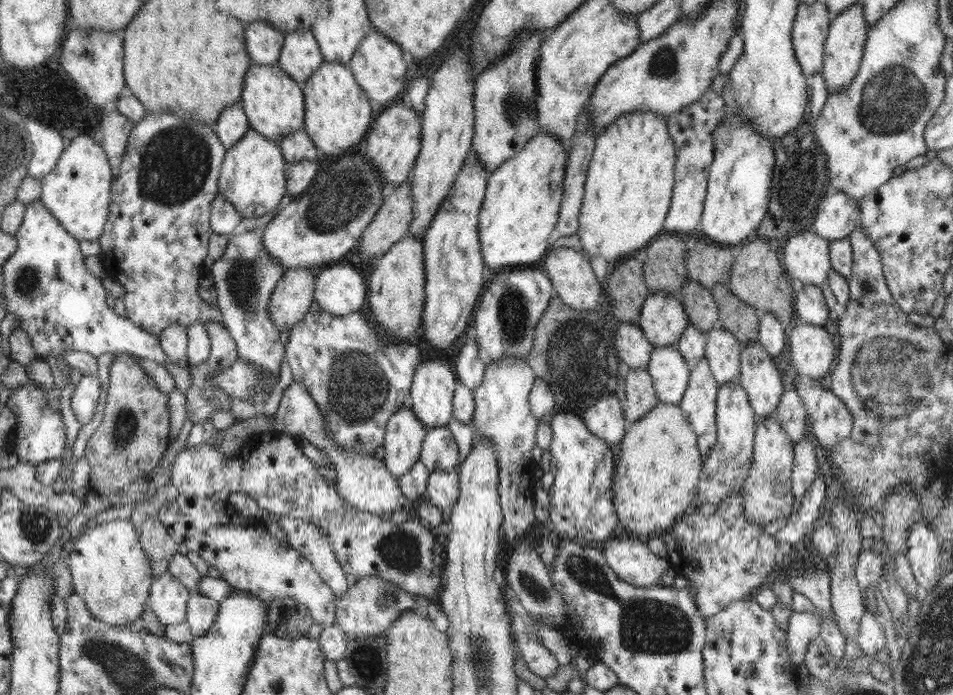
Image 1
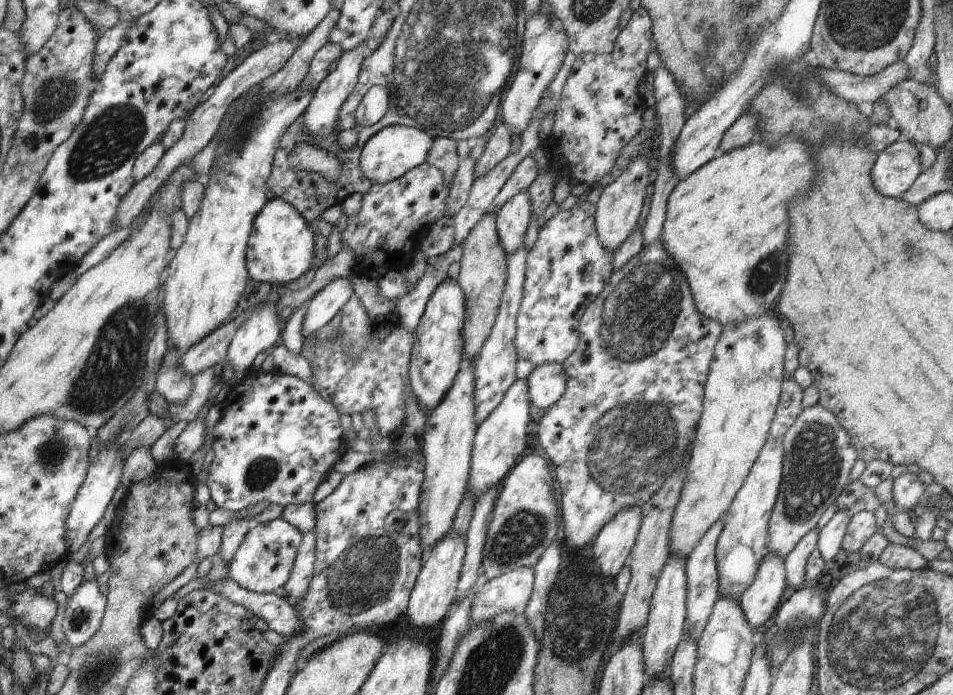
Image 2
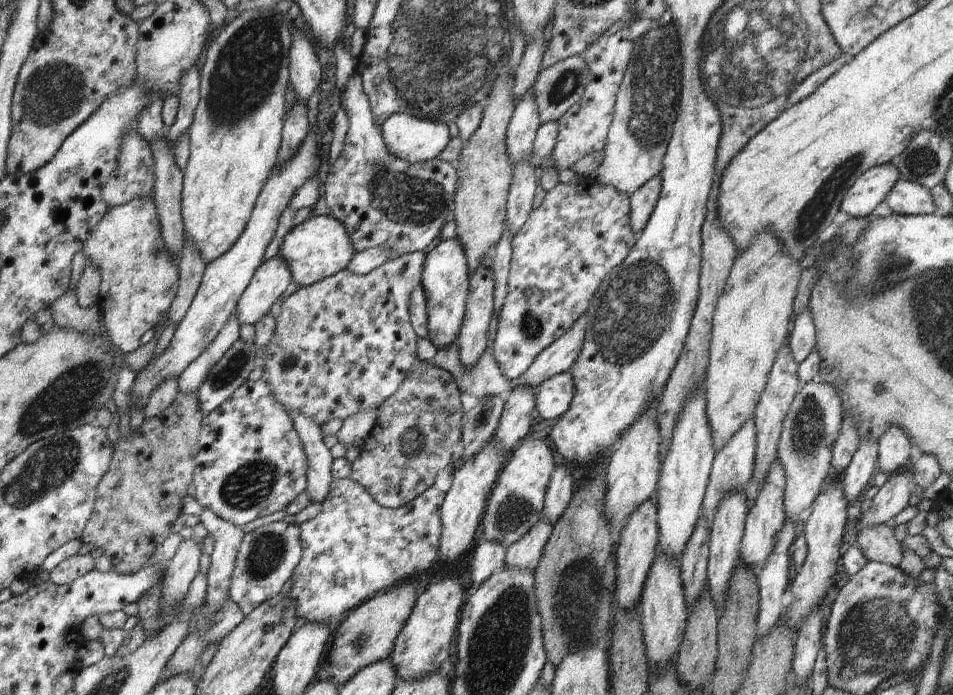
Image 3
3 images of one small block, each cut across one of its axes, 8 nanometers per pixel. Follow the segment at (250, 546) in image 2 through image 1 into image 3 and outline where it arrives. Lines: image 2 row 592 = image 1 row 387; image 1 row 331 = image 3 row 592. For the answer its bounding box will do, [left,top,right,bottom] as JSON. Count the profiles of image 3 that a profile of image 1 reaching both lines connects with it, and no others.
[228,521,304,616]

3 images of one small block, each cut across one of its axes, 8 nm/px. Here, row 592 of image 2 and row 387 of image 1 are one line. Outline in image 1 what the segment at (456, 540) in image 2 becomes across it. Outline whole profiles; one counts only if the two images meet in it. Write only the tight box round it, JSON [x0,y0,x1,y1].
[410,360,457,429]

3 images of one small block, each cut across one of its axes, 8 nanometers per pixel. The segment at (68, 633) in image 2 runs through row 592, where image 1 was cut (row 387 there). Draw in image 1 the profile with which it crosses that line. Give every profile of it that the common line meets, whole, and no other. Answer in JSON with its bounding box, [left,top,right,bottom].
[71,376,101,425]

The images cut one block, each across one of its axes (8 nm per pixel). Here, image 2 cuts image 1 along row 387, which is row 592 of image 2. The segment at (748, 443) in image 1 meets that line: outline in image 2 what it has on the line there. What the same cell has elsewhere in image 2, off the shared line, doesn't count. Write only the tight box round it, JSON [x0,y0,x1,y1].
[715,378,803,603]

